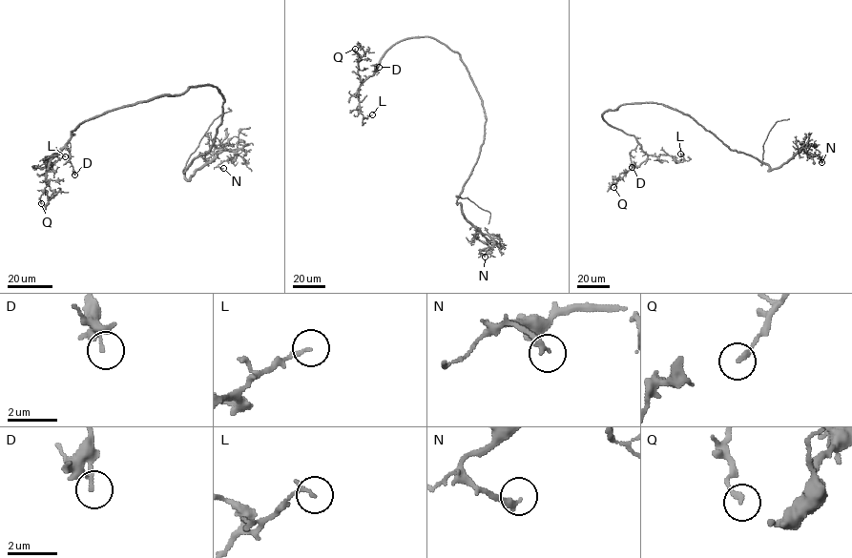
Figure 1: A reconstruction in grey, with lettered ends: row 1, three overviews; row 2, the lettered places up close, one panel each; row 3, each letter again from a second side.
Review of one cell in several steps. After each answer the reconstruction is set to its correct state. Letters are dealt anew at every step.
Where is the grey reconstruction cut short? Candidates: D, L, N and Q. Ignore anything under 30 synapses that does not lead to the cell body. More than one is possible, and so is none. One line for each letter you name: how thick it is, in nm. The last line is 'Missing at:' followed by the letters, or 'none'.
Missing at: none

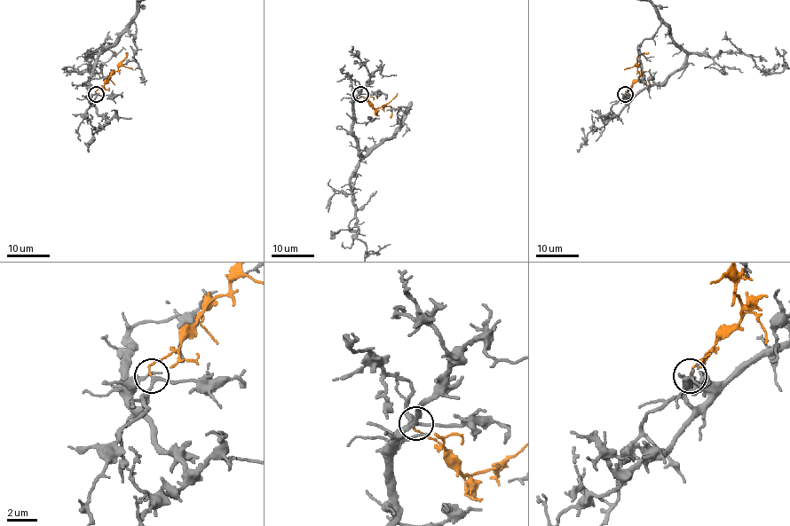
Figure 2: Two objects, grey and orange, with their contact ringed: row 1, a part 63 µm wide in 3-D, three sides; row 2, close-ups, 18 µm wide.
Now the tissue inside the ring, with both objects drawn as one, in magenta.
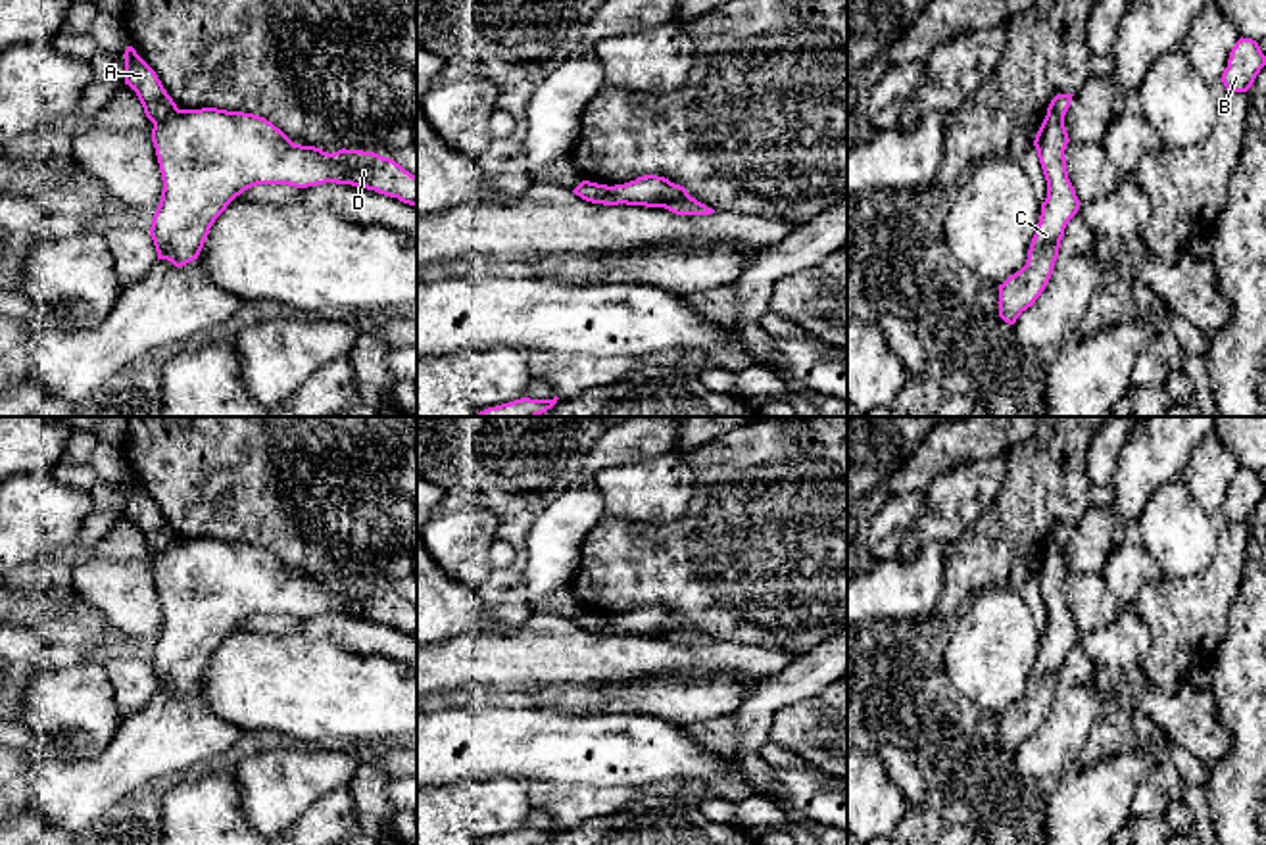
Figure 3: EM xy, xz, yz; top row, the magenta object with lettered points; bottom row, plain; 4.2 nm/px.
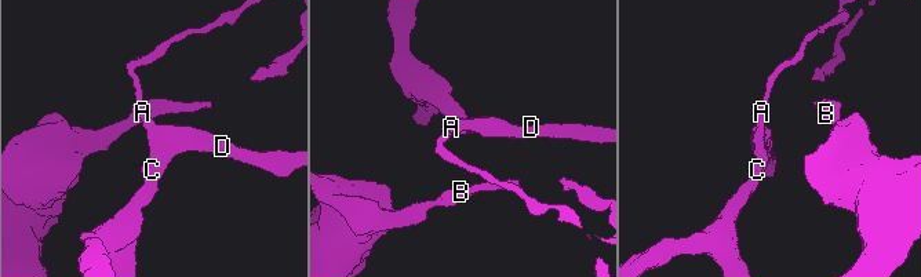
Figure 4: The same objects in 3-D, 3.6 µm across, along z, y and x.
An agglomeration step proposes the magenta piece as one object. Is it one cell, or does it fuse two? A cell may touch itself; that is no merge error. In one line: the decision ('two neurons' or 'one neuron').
two neurons

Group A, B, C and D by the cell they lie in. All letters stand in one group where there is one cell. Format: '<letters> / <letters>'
A / B C D

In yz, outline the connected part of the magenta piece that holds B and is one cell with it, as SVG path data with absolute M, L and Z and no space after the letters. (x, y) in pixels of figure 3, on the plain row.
M1241 467L1229 482L1228 497L1220 511L1228 522L1247 522L1264 495L1266 486L1258 472Z

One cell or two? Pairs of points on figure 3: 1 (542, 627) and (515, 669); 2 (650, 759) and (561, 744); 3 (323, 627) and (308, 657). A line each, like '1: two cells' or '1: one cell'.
1: one cell
2: one cell
3: two cells

